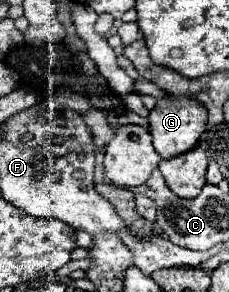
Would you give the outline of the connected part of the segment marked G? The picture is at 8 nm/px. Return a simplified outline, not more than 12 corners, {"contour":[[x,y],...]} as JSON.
{"contour":[[166,97],[150,111],[150,135],[162,159],[198,145],[206,109]]}

